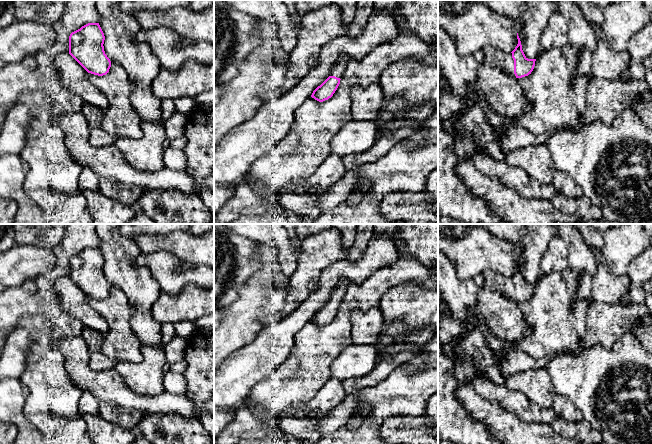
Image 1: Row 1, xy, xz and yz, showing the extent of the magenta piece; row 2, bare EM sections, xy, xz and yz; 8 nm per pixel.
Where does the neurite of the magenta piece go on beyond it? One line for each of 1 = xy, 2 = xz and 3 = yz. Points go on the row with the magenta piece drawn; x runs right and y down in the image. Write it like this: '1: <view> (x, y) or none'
1: none
2: xz (339, 67)
3: yz (494, 57)

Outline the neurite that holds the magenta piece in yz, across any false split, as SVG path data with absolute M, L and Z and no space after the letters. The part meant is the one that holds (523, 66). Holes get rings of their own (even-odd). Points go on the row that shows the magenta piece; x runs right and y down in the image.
M518 33L517 39L518 44L511 53L503 52L490 46L485 47L482 50L485 54L485 64L495 66L516 78L531 74L536 59L528 59L525 56Z

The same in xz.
M342 55L334 64L330 76L313 91L311 97L319 102L331 98L340 84L340 78L349 61L351 61L350 57Z

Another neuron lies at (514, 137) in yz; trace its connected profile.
M475 105L469 108L467 112L456 121L456 128L450 133L453 136L455 154L463 161L470 159L472 154L479 148L483 148L488 155L496 160L505 160L505 156L509 151L520 147L538 147L545 145L547 139L557 131L564 131L564 129L557 129L536 135L525 128L513 124L512 119L506 119L505 132L499 141L486 121L486 108Z

